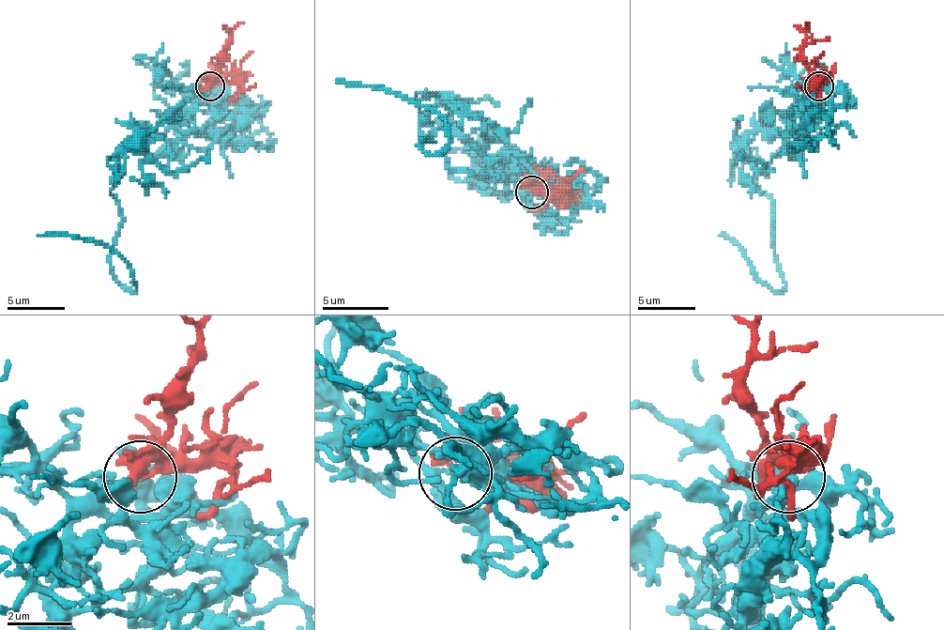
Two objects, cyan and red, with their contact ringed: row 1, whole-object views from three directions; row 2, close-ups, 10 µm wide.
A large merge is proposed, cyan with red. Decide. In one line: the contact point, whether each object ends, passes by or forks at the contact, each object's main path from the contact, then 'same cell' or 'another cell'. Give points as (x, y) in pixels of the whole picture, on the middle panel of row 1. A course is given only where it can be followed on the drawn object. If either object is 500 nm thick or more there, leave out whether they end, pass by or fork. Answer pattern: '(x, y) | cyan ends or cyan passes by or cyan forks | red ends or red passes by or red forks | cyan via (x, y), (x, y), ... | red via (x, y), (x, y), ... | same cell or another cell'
(532, 192) | cyan passes by | red forks | cyan via (531, 192), (435, 105), (418, 129), (432, 155), (449, 142), (425, 105), (337, 79) | red via (531, 192), (551, 175), (557, 181), (551, 192), (557, 205) | same cell

